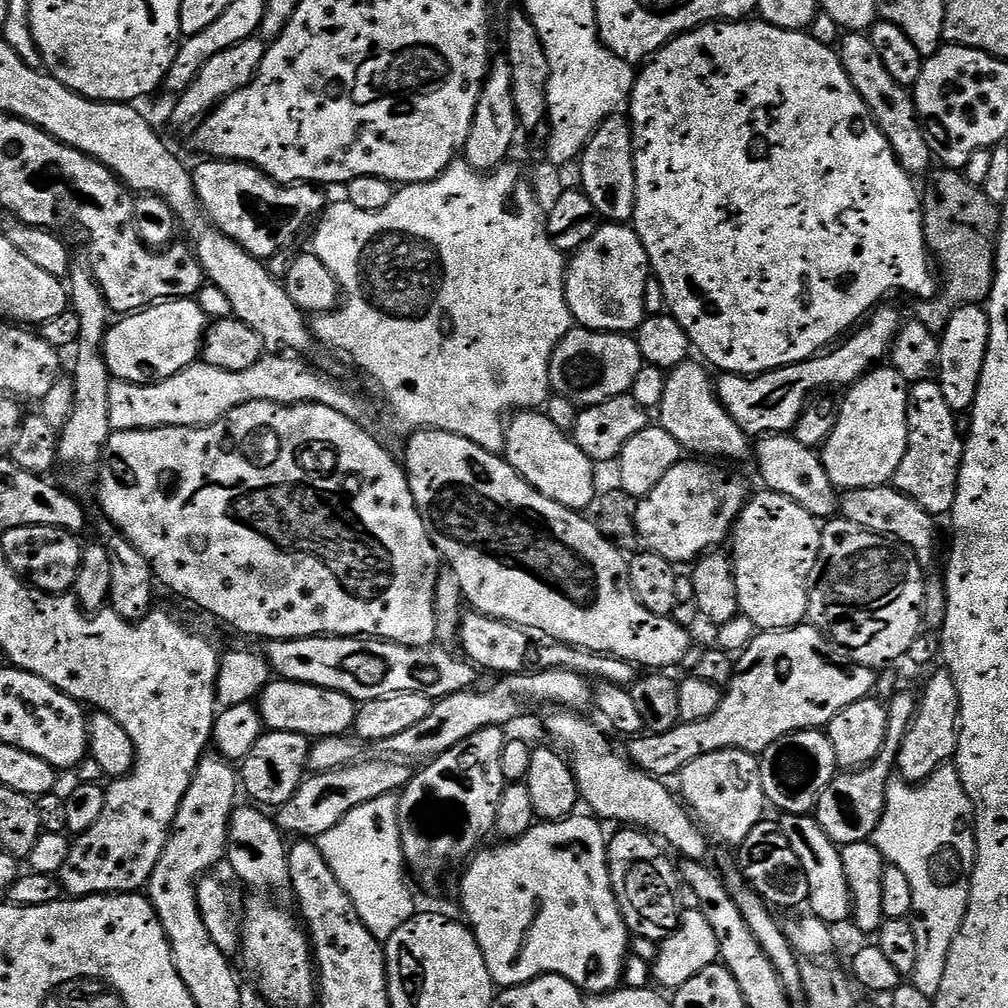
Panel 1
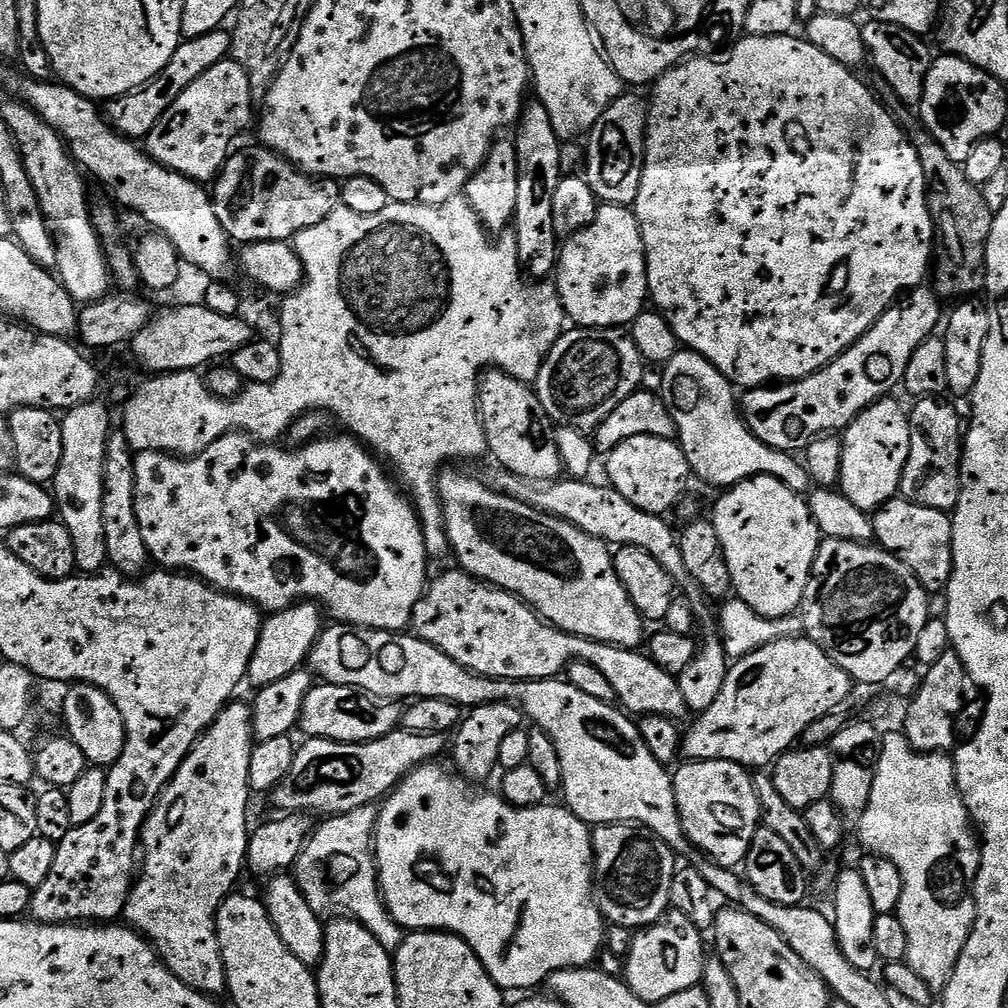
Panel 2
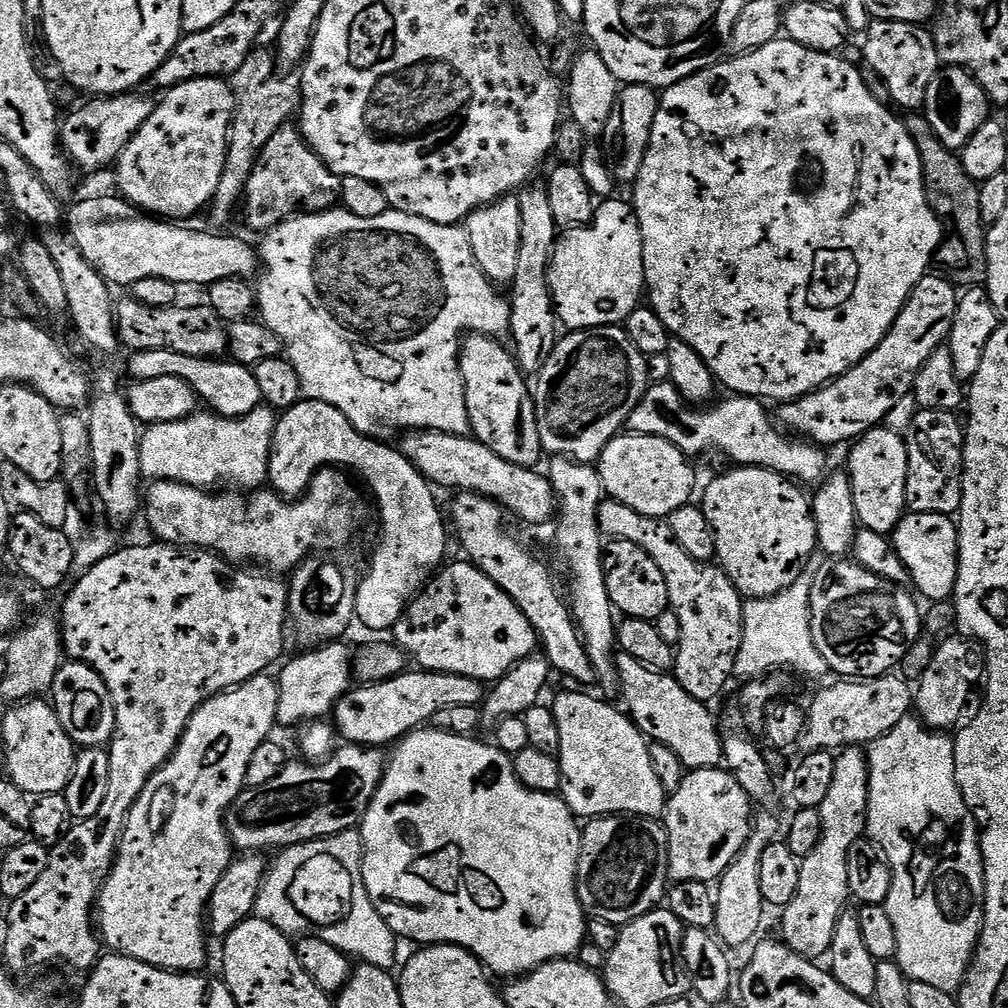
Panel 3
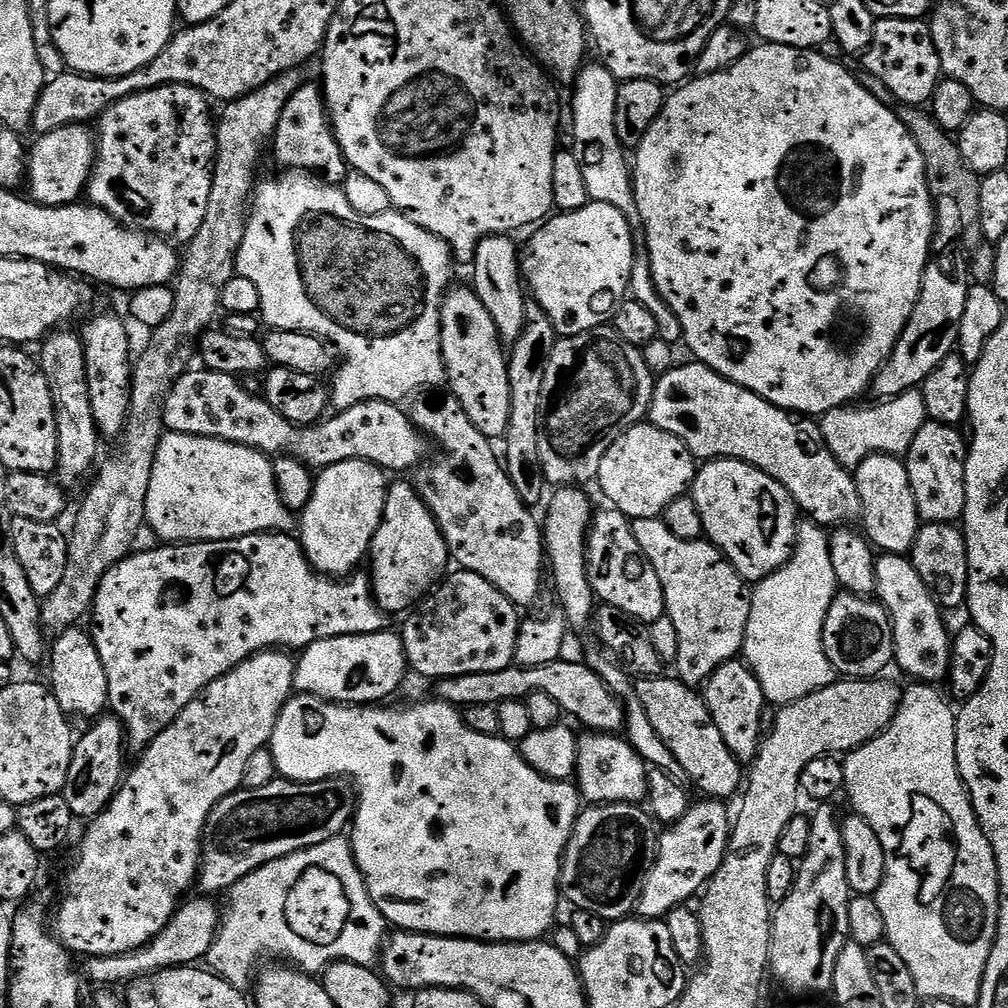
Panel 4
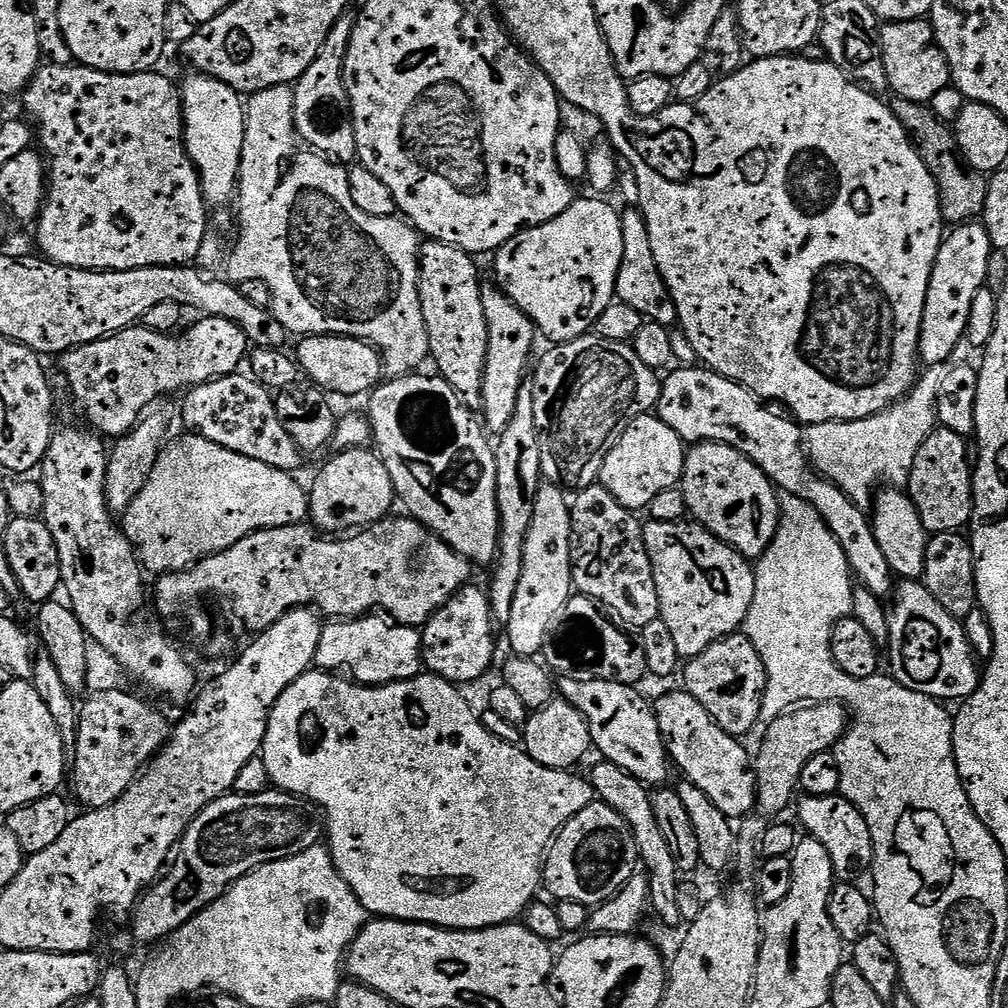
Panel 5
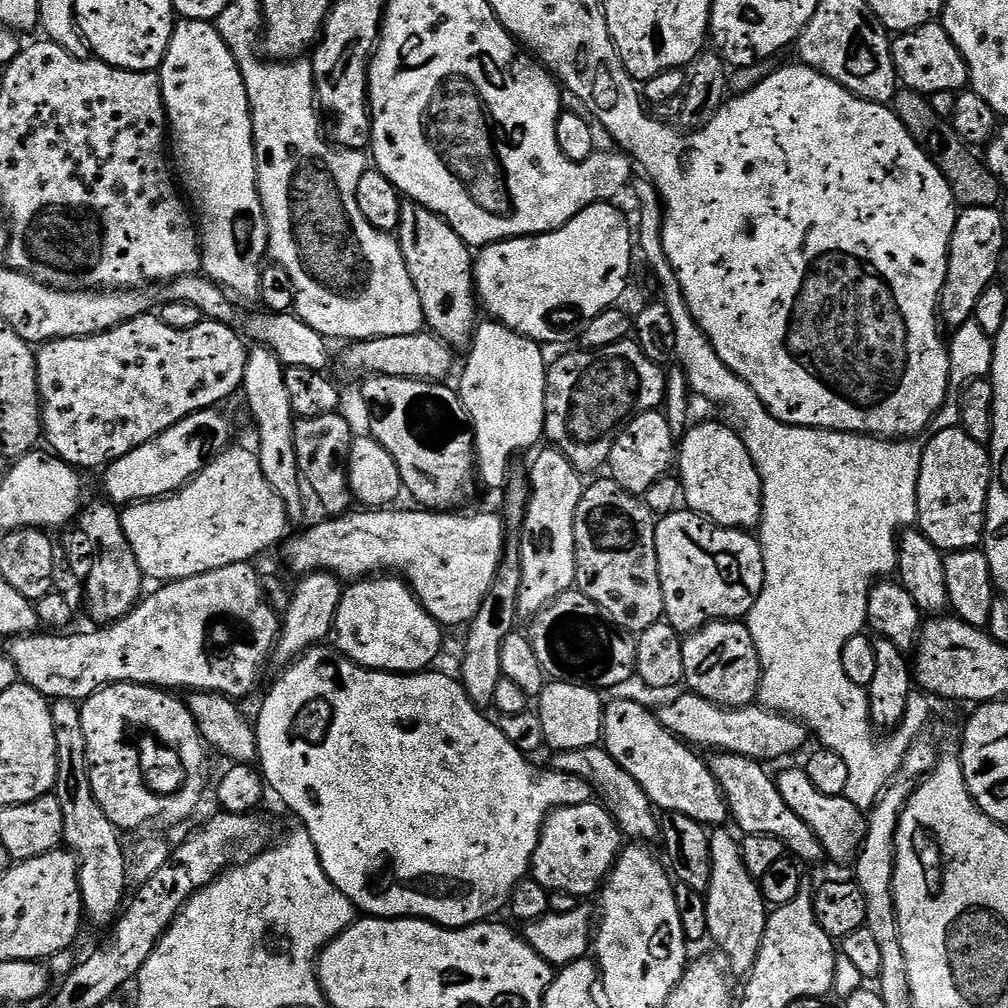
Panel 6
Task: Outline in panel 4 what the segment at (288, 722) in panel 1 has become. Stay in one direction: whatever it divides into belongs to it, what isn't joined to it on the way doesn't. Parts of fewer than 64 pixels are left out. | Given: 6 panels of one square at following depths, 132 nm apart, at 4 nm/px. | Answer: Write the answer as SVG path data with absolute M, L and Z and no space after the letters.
M561 658L550 662L546 666L530 666L522 668L513 666L494 670L486 674L462 674L450 676L435 685L435 695L441 700L448 701L457 709L463 710L470 706L486 706L494 704L499 706L507 700L527 700L530 694L541 692L550 694L554 702L558 702L561 713L565 717L576 716L580 724L585 724L585 729L592 732L607 732L616 734L624 727L624 705L617 696L598 678L598 674L587 663L575 664L569 658Z

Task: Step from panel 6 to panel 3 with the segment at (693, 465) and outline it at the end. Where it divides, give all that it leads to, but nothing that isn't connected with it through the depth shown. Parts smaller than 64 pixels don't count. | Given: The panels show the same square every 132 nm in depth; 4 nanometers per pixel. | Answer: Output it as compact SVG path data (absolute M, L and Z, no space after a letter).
M736 466L733 472L724 472L708 484L704 492L702 507L716 539L716 560L719 567L730 578L730 582L740 591L741 597L750 600L770 598L786 590L805 571L804 563L817 551L816 527L812 517L809 497L803 496L791 479L772 472L769 468L749 468Z

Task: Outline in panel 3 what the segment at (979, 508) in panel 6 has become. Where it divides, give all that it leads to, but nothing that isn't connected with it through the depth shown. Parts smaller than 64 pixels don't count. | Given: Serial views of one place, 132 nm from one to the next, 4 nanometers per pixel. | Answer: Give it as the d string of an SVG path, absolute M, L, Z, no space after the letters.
M925 408L917 411L916 417L912 419L912 424L906 429L908 481L906 482L904 502L908 512L942 514L950 517L955 517L959 513L964 493L964 433L961 417L957 413L926 410Z

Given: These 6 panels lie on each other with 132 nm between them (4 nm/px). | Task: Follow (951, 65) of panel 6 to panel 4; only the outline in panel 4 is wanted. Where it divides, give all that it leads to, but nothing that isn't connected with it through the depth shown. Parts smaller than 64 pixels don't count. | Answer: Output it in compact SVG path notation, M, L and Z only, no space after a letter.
M880 18L876 21L874 38L862 60L872 76L884 83L884 88L892 96L897 96L900 104L924 106L931 101L940 85L942 73L938 50L934 46L931 23L902 18Z

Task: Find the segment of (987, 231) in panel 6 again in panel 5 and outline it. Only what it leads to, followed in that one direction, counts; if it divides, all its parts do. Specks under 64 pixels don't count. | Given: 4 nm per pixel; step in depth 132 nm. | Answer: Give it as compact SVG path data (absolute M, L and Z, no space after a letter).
M980 222L955 225L940 243L934 270L930 274L924 321L920 331L920 358L925 365L949 363L956 347L965 343L970 322L970 306L974 306L978 290L987 285L988 267L993 251L990 234L986 234L983 223Z

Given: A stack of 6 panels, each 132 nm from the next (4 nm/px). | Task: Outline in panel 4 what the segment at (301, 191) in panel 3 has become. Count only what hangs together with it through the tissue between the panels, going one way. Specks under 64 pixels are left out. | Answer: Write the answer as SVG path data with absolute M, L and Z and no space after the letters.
M301 83L300 88L288 99L280 115L276 127L276 134L270 141L271 155L276 155L276 160L281 164L281 169L293 172L307 172L325 184L343 185L350 171L346 158L342 154L342 146L332 129L332 117L328 115L328 103L324 100L324 89L319 83Z

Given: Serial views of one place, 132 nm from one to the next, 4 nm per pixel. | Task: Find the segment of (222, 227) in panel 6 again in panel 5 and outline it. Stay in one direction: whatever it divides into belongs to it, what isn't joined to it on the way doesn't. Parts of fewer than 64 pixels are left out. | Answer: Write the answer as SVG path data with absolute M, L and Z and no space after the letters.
M193 71L192 76L179 85L180 102L184 105L184 145L192 165L200 175L200 185L204 191L204 201L209 206L233 203L238 192L240 179L240 163L242 162L242 142L244 141L245 101L241 93L234 91L226 82L218 82L218 78L207 76L205 72Z

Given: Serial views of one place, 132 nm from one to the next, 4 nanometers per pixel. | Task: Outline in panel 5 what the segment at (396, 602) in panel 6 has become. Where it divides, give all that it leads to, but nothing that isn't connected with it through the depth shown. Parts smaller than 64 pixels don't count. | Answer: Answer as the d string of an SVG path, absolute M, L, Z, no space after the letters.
M369 614L361 616L355 620L341 620L339 622L325 623L322 630L322 638L318 642L318 654L316 655L315 667L320 670L327 670L333 674L339 673L340 668L352 668L351 675L354 677L357 684L392 684L396 680L413 680L415 676L421 675L422 672L422 636L417 629L393 622L387 615L384 614Z

